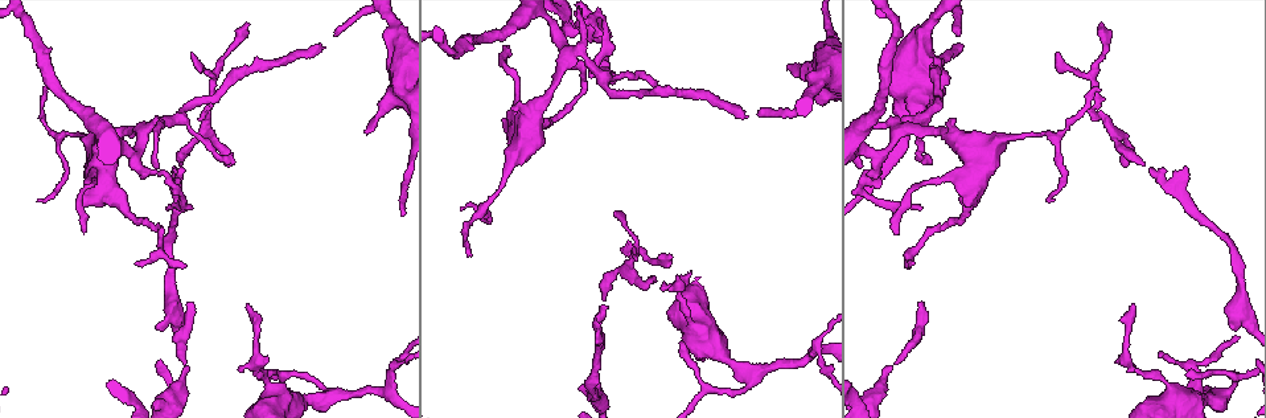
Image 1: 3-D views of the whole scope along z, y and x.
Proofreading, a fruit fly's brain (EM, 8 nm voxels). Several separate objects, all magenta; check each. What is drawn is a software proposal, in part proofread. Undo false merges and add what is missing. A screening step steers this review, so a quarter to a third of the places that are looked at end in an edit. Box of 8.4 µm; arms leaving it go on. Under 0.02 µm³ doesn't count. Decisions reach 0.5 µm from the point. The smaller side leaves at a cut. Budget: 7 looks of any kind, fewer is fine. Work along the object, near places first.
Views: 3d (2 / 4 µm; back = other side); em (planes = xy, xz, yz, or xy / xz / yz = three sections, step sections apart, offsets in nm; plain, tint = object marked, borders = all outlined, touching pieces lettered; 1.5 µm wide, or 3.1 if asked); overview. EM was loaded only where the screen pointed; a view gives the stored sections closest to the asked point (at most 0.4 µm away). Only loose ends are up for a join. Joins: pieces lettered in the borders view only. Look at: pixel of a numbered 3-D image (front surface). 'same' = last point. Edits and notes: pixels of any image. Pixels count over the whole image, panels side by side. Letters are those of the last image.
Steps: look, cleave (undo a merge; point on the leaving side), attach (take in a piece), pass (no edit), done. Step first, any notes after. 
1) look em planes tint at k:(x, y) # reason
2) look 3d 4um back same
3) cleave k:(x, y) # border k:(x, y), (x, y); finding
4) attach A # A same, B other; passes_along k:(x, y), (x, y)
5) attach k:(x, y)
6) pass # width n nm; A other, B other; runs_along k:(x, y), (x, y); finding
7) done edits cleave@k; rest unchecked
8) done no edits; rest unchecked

look 3d 4um at 1:(190, 302) # an open end

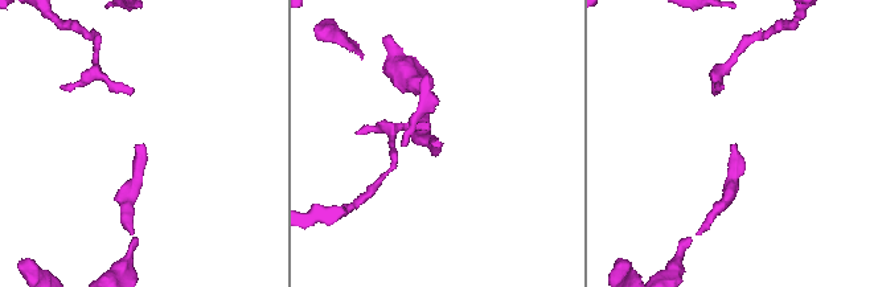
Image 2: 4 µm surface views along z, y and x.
look em planes plain at 2:(732, 148)

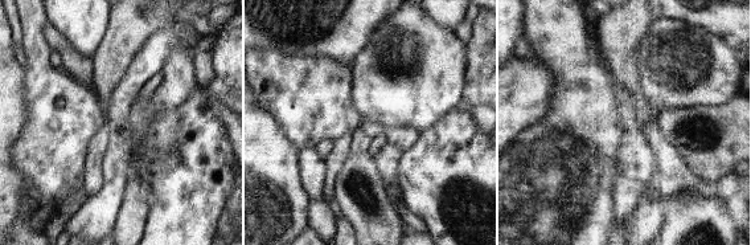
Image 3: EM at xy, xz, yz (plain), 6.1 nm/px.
look em planes borders same

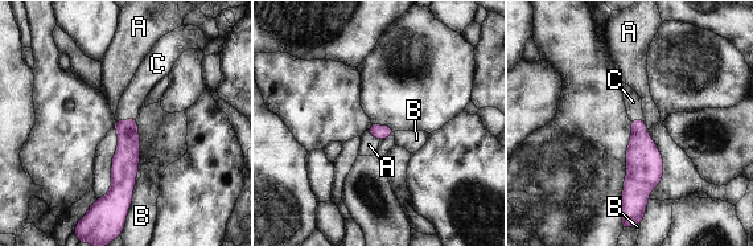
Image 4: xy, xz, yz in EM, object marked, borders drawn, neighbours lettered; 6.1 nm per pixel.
attach C # A other, B other, C same; passes_along 4:(126, 160), (124, 121), (134, 97); the neuron continues

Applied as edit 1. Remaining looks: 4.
look em planes borders at 1:(508, 51) # tapers out

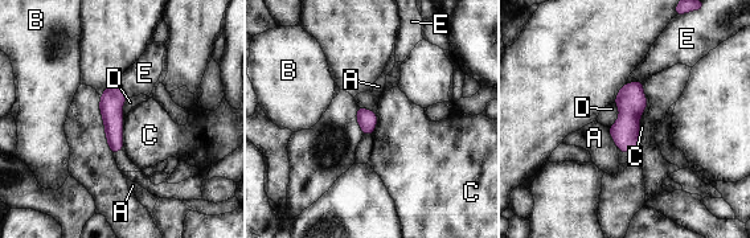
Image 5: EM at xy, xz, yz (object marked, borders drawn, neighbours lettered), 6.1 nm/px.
pass # A other, B other, C other, D other, E other; no lettered piece goes on from it

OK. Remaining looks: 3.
look 3d 4um at 1:(139, 127) # three-way junction

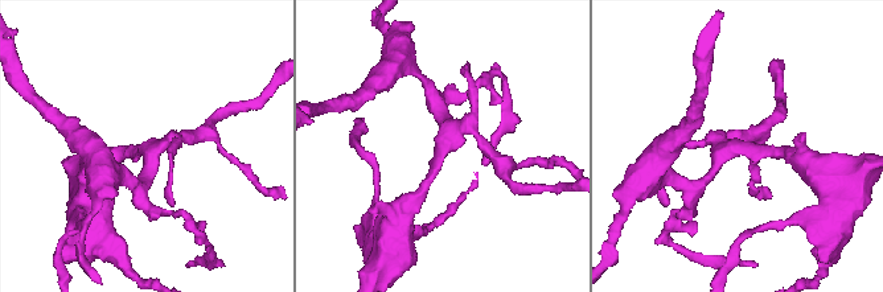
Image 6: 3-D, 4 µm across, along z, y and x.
look em xy step 4 tint at 6:(734, 146) # now the EM

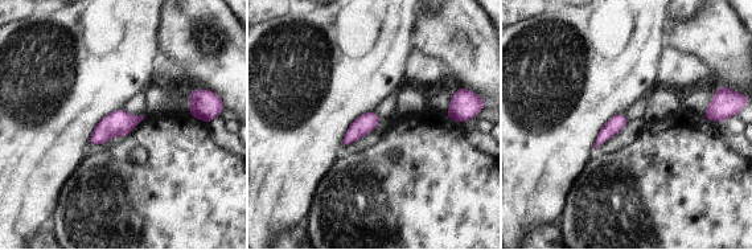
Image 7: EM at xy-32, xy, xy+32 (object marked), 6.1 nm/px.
look em planes borders same

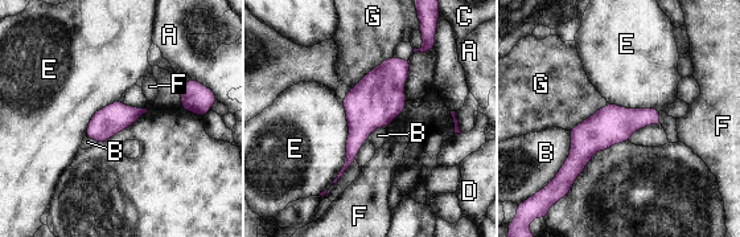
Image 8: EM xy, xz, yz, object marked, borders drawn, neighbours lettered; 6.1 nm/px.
pass # A other, B other, C other, D other, E other, F other, G other; runs_along 8:(656, 114), (612, 123), (570, 180); all the same neuron

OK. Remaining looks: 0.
done edits attach@4; rest unchecked

